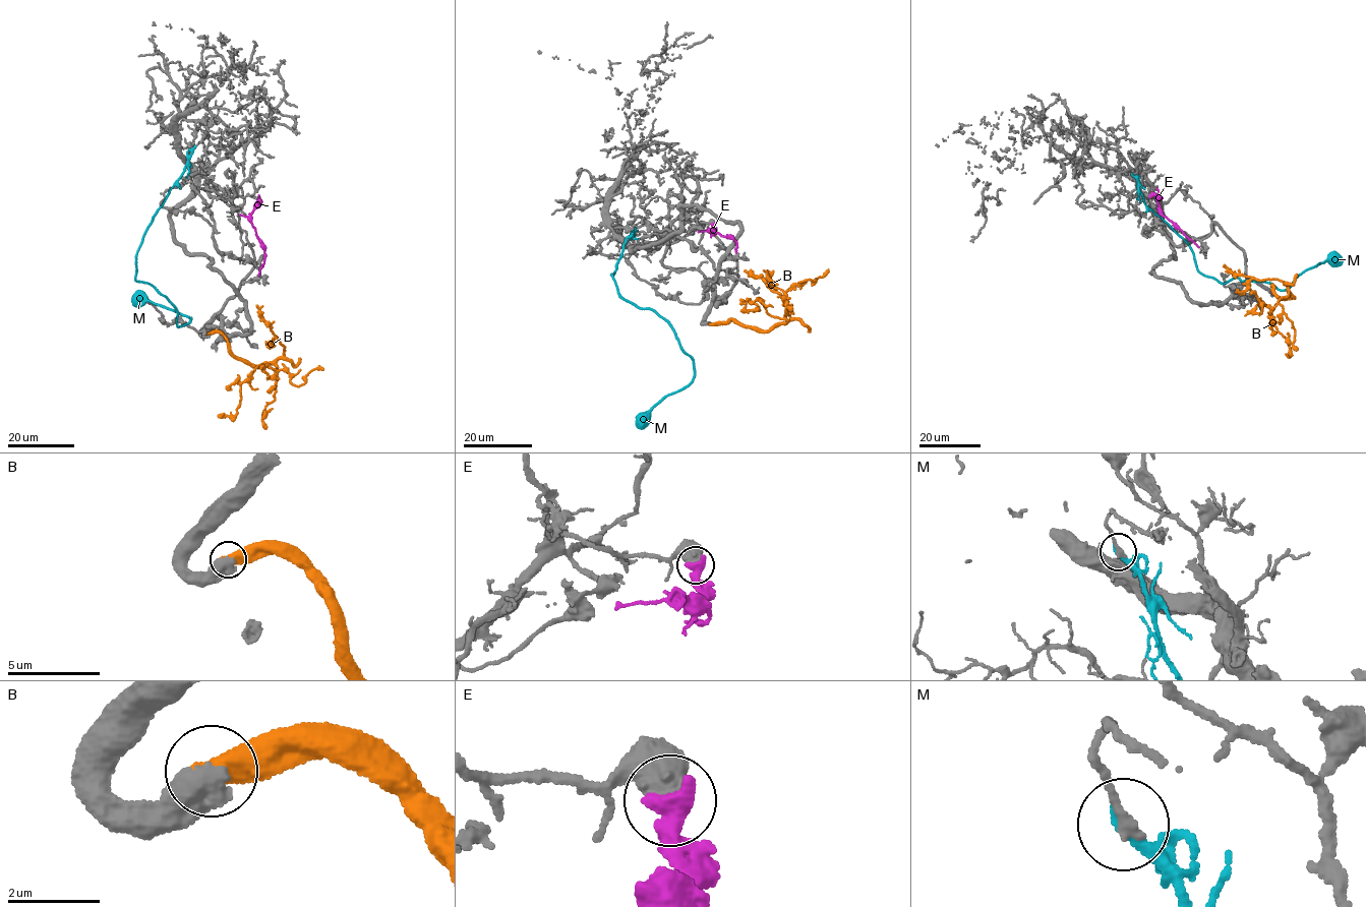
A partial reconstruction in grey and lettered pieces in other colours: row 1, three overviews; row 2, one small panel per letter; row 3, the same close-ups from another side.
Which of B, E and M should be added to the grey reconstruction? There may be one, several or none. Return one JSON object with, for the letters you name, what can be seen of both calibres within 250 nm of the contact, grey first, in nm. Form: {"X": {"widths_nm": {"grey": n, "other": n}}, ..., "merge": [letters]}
{"B": {"widths_nm": {"grey": 650, "other": 600}}, "merge": ["B"]}

